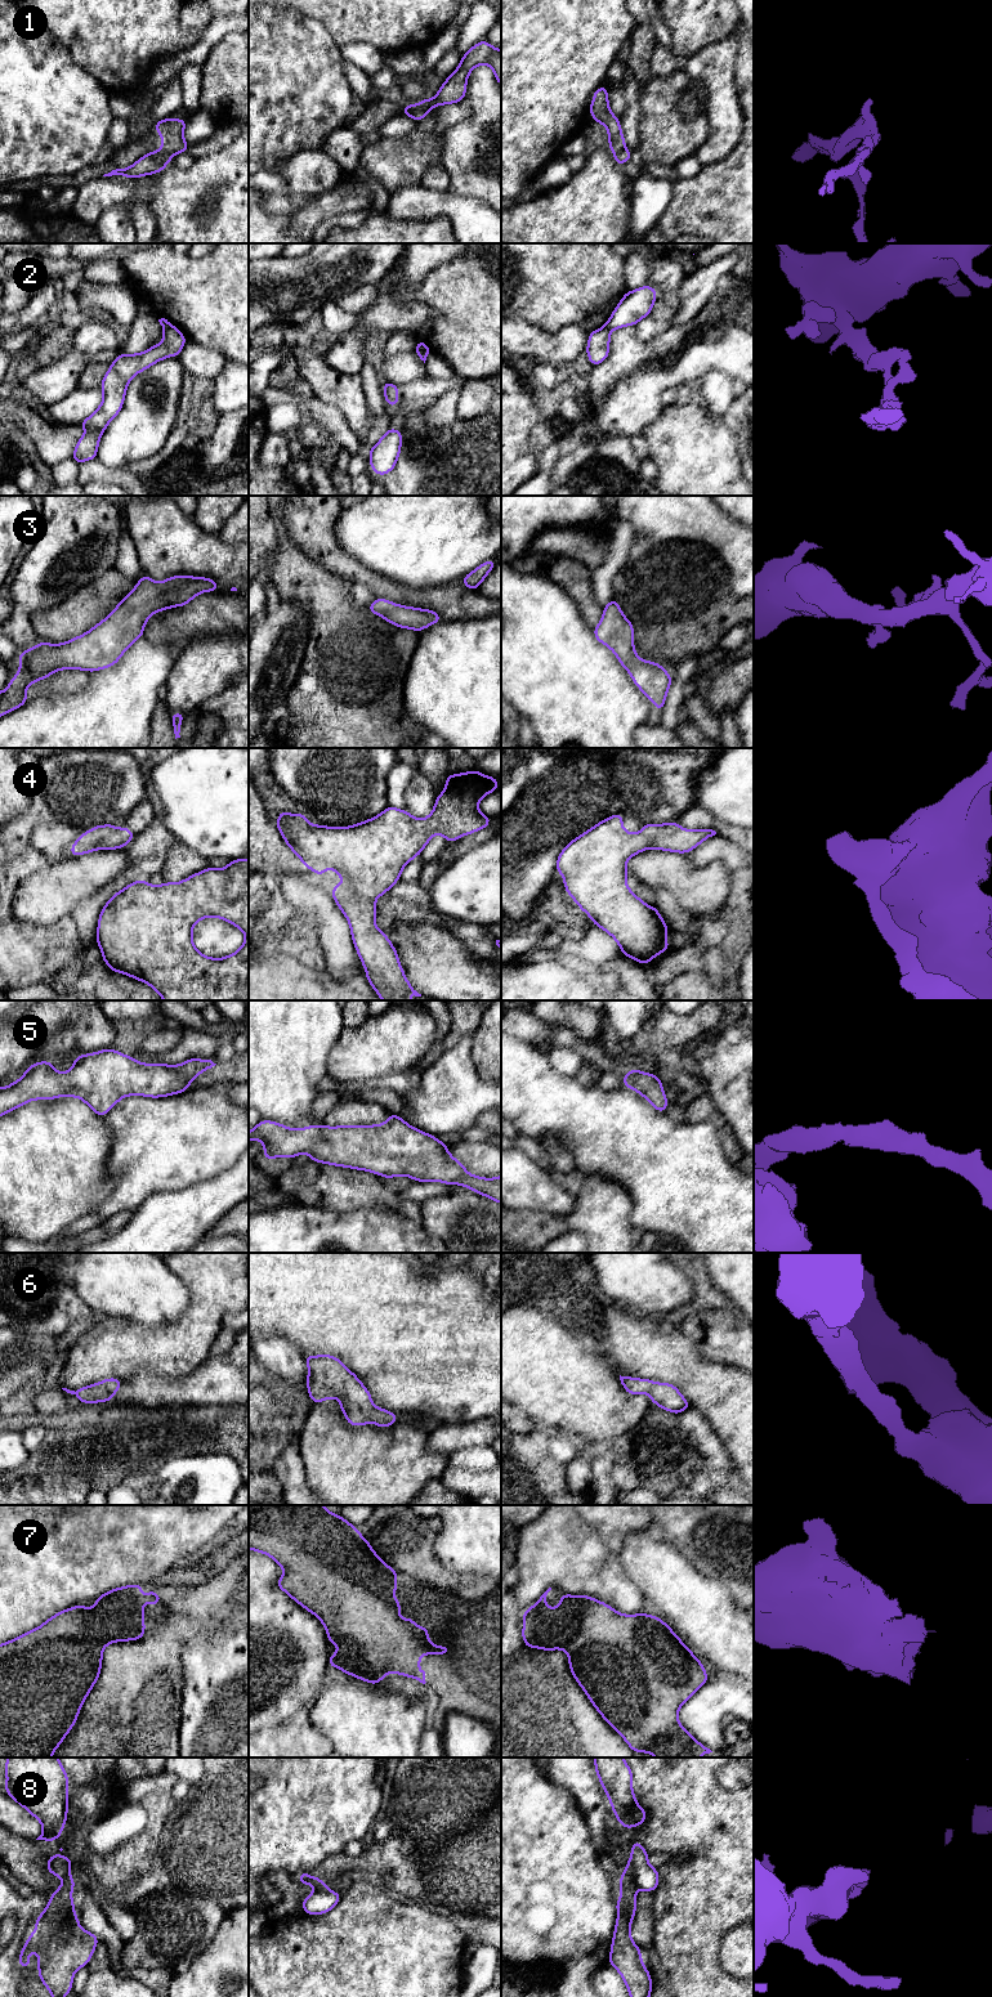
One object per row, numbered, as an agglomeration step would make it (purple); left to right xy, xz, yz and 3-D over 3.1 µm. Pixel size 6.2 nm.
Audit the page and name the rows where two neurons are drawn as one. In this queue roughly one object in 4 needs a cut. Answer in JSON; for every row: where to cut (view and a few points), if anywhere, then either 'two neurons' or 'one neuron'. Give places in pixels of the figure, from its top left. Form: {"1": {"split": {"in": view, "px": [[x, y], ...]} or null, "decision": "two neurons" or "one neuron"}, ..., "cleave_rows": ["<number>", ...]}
{"1": {"split": {"in": "xz", "px": [[416, 104], [427, 113]]}, "decision": "two neurons"}, "2": {"split": {"in": "yz", "px": [[604, 326], [611, 330]]}, "decision": "two neurons"}, "3": {"split": null, "decision": "one neuron"}, "4": {"split": null, "decision": "one neuron"}, "5": {"split": null, "decision": "one neuron"}, "6": {"split": null, "decision": "one neuron"}, "7": {"split": null, "decision": "one neuron"}, "8": {"split": {"in": "yz", "px": [[626, 1870], [630, 1880]]}, "decision": "two neurons"}, "cleave_rows": ["1", "2", "8"]}

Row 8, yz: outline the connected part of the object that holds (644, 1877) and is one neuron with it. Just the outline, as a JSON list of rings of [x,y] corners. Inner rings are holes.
[[[633,1841],[631,1857],[626,1863],[629,1880],[636,1889],[643,1891],[654,1891],[658,1886],[658,1870],[648,1863],[649,1854],[644,1850],[640,1841]]]

